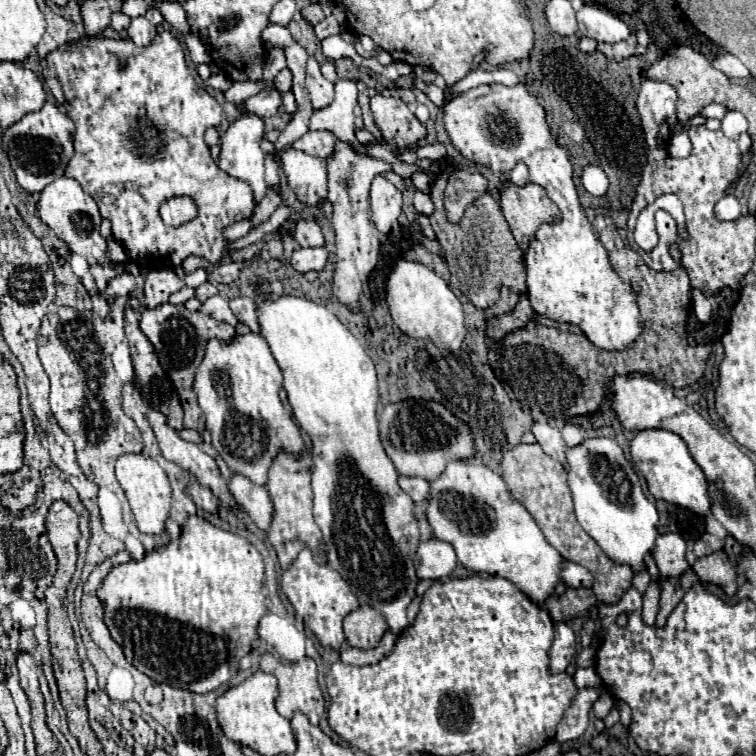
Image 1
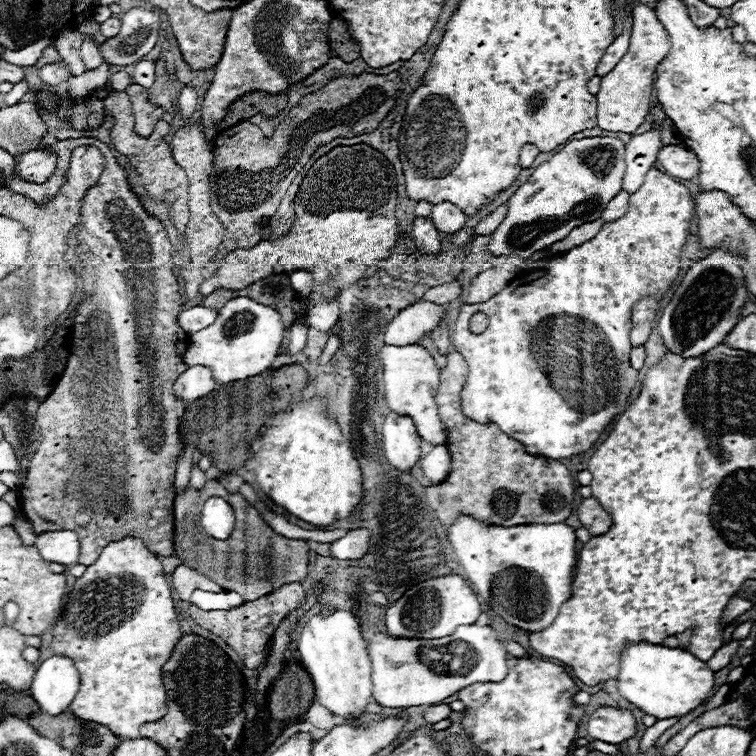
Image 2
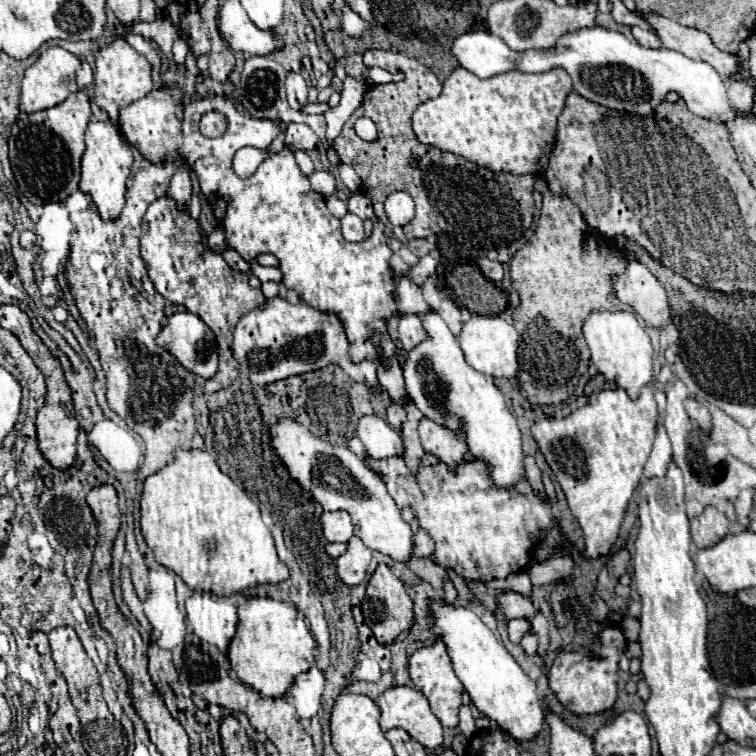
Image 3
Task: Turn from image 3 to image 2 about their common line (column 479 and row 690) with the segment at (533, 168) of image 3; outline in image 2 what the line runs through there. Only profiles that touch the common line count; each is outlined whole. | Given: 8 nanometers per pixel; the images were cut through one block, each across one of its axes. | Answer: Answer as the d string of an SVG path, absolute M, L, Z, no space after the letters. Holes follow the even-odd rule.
M124 538L104 546L86 574L74 582L66 608L54 626L56 634L50 644L54 654L64 654L74 660L80 674L78 694L69 706L70 712L82 720L98 722L120 738L138 738L138 728L144 722L156 722L166 712L166 690L162 684L162 666L180 640L180 624L166 582L162 564L140 538Z

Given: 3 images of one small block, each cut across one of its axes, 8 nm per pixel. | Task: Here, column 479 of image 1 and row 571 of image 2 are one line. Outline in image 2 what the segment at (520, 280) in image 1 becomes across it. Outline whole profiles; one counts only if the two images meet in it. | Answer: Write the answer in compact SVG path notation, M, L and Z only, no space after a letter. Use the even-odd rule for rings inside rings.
M216 480L206 482L206 486L196 492L194 488L188 488L184 494L174 498L174 554L178 560L198 570L200 574L214 580L224 590L238 592L244 602L260 598L282 584L288 582L302 582L308 574L308 556L310 548L306 540L292 540L278 532L274 532L258 514L254 506L246 502L240 494L228 494L224 486L220 486ZM208 496L224 496L236 510L236 530L226 540L216 540L200 528L200 508Z

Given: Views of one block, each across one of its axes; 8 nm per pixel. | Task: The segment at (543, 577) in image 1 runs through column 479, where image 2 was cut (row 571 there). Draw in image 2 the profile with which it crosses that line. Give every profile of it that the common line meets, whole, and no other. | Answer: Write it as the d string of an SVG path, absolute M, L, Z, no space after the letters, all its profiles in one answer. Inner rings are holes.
M460 514L446 530L458 562L478 594L508 624L538 632L556 618L556 612L572 592L572 572L578 556L574 528L566 524L520 524L520 526L486 526L472 516Z

